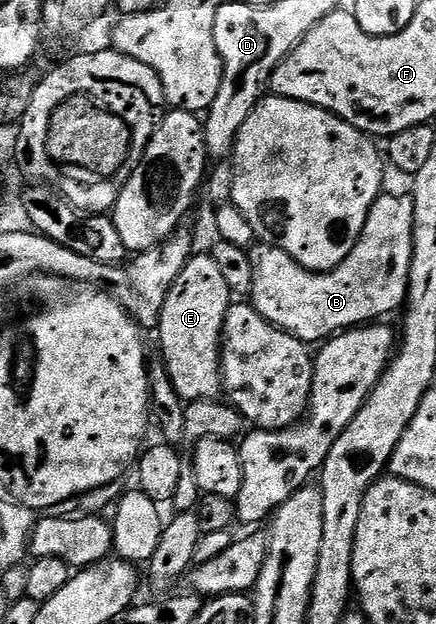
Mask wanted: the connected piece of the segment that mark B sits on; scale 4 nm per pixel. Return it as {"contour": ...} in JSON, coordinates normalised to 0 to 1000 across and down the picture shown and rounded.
{"contour":[[[878,309],[869,313],[867,321],[853,329],[853,335],[844,341],[844,354],[835,361],[835,367],[826,373],[826,380],[817,386],[817,393],[807,399],[807,405],[798,405],[798,412],[771,431],[759,434],[716,434],[697,431],[670,412],[661,412],[661,405],[651,405],[651,399],[633,399],[619,389],[599,386],[585,388],[583,394],[571,397],[573,417],[578,418],[578,463],[569,474],[571,484],[585,492],[603,508],[608,508],[624,521],[633,521],[644,530],[661,532],[670,540],[679,540],[693,550],[704,553],[729,553],[741,546],[817,524],[846,519],[851,514],[867,514],[874,505],[894,505],[904,497],[920,494],[931,482],[931,465],[936,463],[936,450],[940,449],[940,426],[945,425],[945,399],[950,397],[950,322],[938,311],[931,313],[892,313]]]}

